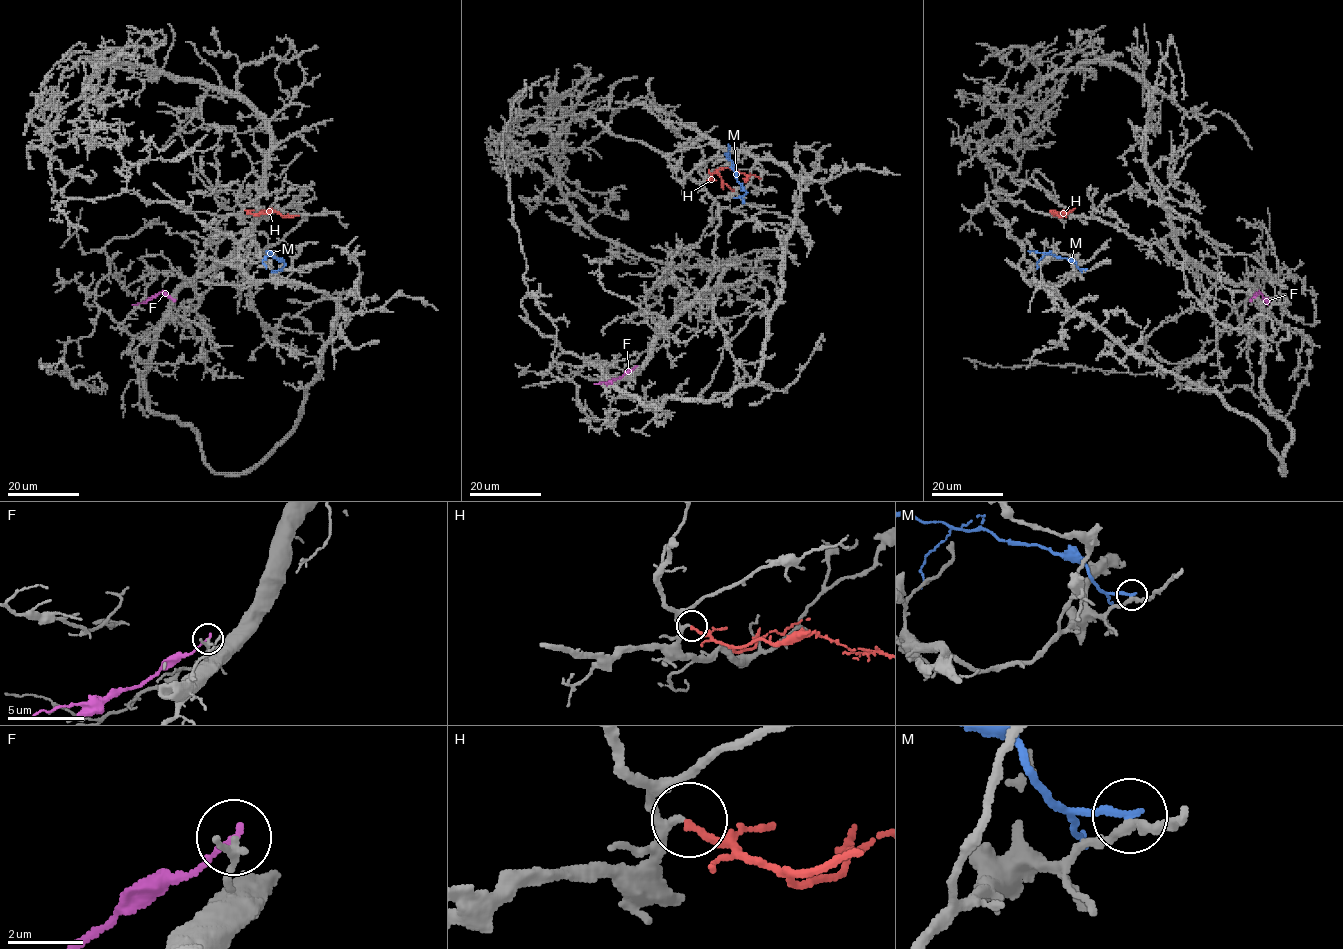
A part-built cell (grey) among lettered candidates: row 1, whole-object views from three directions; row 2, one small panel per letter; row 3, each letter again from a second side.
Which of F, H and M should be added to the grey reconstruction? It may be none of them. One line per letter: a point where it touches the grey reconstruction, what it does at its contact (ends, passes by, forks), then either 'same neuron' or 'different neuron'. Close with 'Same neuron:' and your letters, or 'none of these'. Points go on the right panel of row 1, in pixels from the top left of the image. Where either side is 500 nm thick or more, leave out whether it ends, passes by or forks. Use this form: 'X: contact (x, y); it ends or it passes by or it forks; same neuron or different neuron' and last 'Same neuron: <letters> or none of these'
F: contact (1250, 300); it ends; different neuron
H: contact (1065, 209); it ends; same neuron
M: contact (1086, 269); it ends; different neuron
Same neuron: H

